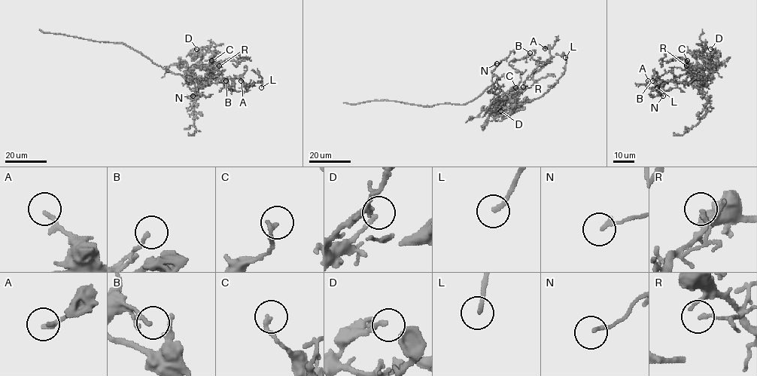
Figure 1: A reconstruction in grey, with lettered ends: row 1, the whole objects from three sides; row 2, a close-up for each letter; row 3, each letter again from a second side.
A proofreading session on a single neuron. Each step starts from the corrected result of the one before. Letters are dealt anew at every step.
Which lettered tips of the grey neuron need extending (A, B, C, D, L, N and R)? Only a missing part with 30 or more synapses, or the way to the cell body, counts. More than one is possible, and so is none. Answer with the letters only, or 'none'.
L

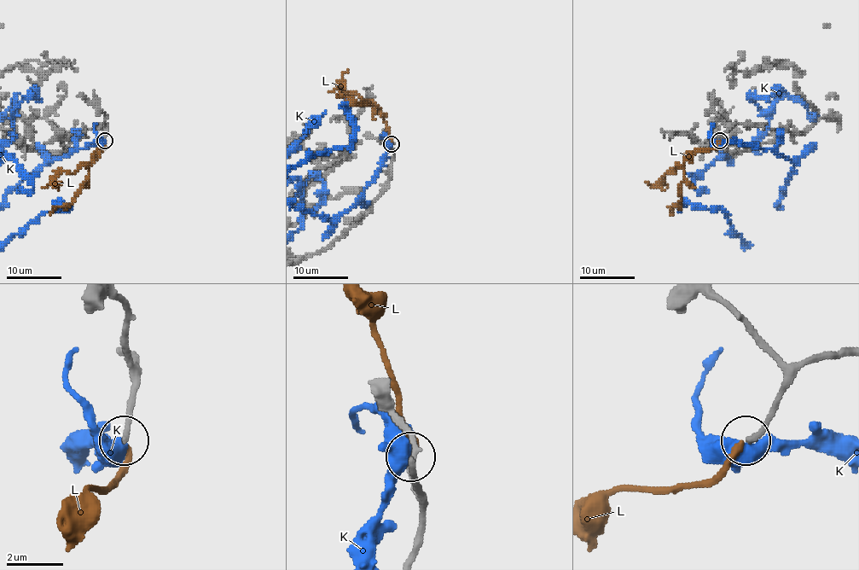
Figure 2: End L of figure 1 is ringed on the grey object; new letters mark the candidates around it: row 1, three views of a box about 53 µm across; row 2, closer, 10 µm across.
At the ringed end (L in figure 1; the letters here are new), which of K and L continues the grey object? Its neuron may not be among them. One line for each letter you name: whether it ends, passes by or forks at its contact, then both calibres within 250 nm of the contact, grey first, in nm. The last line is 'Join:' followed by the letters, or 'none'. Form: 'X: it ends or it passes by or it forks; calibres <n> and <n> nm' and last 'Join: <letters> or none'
L: it ends; calibres 190 and 200 nm
Join: L

